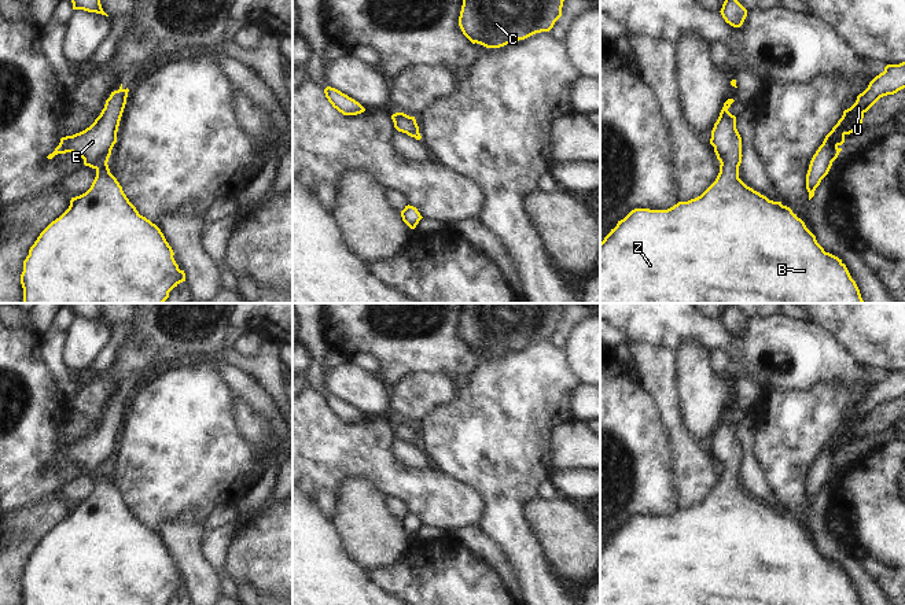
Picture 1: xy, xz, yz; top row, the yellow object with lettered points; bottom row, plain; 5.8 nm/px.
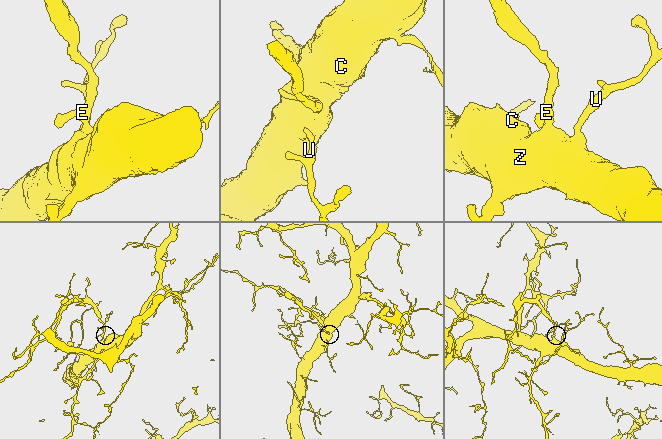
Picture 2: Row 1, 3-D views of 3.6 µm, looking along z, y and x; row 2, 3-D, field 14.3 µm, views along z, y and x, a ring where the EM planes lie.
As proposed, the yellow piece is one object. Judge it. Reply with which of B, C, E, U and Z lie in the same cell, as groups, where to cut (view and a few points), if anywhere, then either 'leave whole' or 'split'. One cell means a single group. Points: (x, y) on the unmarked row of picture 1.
B C E U Z; no cut; leave whole

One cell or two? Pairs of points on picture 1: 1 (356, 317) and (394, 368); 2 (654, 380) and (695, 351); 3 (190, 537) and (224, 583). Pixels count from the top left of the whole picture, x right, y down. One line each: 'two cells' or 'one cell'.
1: one cell
2: two cells
3: two cells

